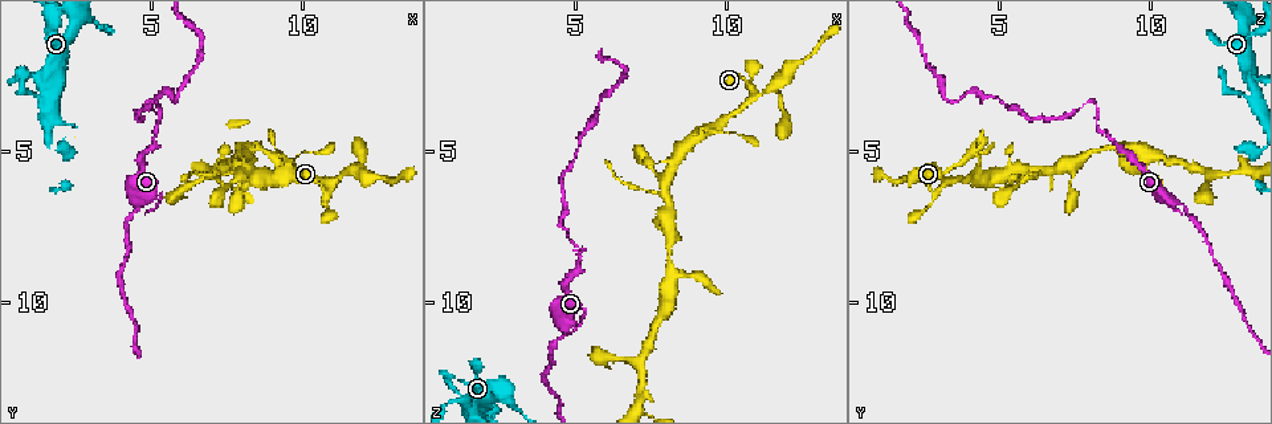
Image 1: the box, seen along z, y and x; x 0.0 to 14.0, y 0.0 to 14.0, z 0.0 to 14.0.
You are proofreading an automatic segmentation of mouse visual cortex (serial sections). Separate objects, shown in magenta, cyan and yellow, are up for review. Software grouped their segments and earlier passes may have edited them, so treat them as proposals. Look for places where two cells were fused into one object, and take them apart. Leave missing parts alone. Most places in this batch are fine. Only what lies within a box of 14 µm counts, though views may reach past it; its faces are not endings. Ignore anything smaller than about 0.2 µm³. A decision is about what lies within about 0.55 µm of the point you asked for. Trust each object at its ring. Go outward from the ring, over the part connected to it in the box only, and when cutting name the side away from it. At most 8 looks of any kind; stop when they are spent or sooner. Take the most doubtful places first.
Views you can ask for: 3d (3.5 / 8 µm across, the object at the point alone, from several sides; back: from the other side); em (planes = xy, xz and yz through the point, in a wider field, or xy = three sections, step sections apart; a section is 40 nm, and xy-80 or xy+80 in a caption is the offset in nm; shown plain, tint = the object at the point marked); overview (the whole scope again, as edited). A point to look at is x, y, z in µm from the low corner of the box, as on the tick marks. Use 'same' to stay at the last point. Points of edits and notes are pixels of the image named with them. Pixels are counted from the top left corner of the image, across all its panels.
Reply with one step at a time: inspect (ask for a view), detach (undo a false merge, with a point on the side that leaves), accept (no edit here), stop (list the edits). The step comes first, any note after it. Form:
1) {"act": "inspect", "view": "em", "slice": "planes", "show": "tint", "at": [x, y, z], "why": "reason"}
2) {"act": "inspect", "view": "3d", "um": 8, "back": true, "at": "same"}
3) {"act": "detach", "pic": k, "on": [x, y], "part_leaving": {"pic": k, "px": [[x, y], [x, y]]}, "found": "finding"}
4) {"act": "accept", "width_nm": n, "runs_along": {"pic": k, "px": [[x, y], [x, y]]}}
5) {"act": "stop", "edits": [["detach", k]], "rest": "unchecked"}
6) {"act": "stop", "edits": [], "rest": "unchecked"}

{"act": "inspect", "view": "3d", "um": 3.5, "at": [5.1, 3.4, 8.3], "why": "abrupt turn"}

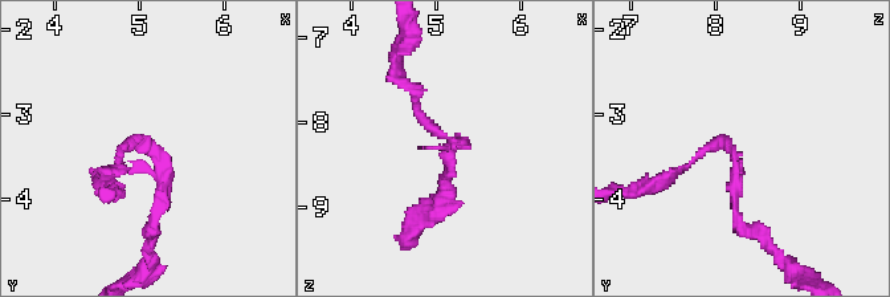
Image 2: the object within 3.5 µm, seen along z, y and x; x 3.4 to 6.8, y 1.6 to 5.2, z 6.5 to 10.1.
{"act": "inspect", "view": "em", "slice": "xy", "step": 2, "show": "tint", "at": [5.20, 3.45, 8.20]}

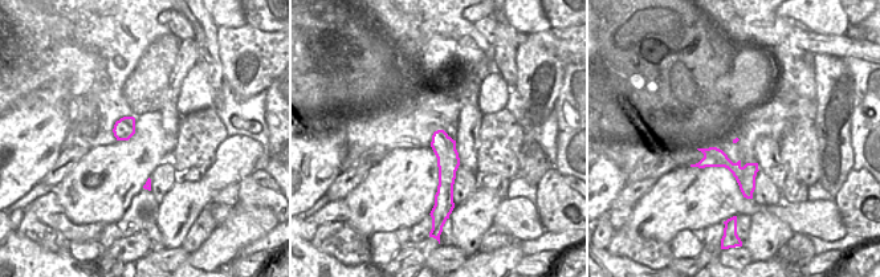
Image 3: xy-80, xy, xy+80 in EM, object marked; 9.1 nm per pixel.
{"act": "accept", "runs_along": {"pic": 3, "px": [[440, 133], [447, 154], [447, 196]]}, "found": "all the same cell"}

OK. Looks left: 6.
{"act": "inspect", "view": "3d", "um": 3.5, "at": [10.9, 6.3, 3.1], "why": "branch point"}

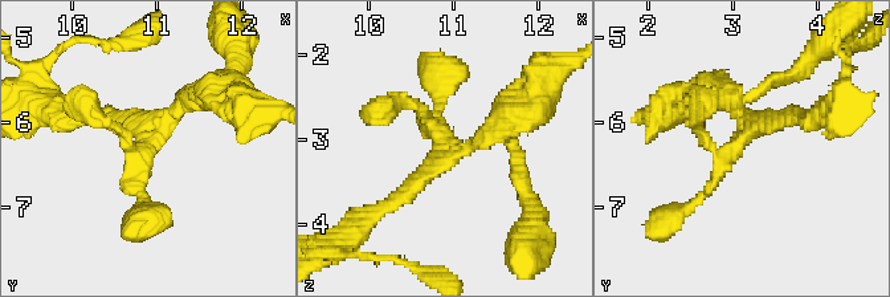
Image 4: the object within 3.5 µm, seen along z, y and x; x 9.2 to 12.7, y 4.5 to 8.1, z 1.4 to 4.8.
{"act": "inspect", "view": "em", "slice": "xy", "step": 1, "show": "tint", "at": [10.90, 6.25, 3.10], "why": "need the tissue"}

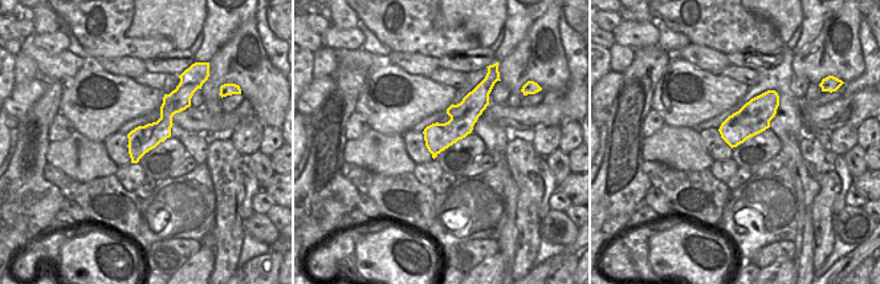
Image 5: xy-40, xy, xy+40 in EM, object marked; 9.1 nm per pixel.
{"act": "accept", "found": "one cell here"}

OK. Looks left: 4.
{"act": "inspect", "view": "3d", "um": 3.5, "at": [1.5, 2.6, 13.2], "why": "arms part here"}

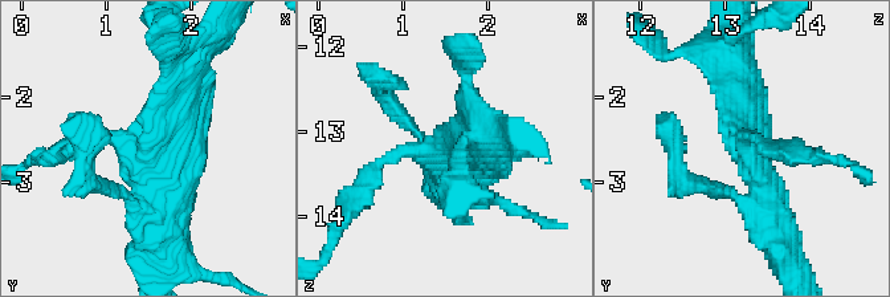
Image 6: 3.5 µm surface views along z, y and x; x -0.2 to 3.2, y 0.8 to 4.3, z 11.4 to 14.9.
{"act": "inspect", "view": "em", "slice": "xy", "step": 5, "show": "tint", "at": [1.50, 2.55, 13.20], "why": "shape alone is not enough"}

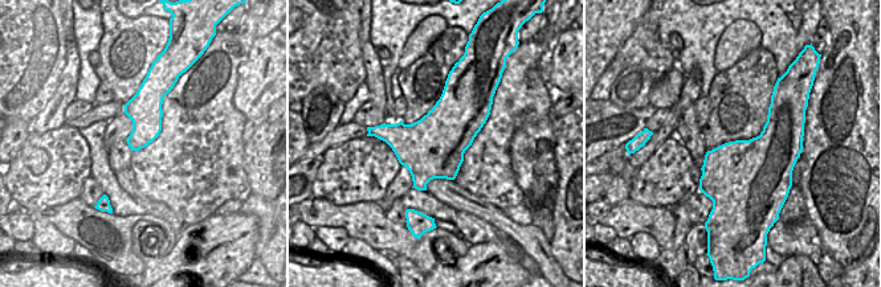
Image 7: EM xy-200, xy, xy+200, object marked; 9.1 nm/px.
{"act": "accept", "width_nm": 550, "runs_along": {"pic": 6, "px": [[733, 68], [776, 227]]}, "found": "continuous, no second cell"}

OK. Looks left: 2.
{"act": "stop", "edits": [], "rest": "unchecked"}

